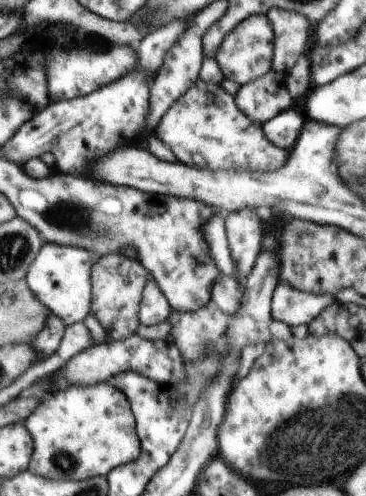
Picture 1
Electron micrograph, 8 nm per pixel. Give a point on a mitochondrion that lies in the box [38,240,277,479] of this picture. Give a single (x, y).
(62, 460)

